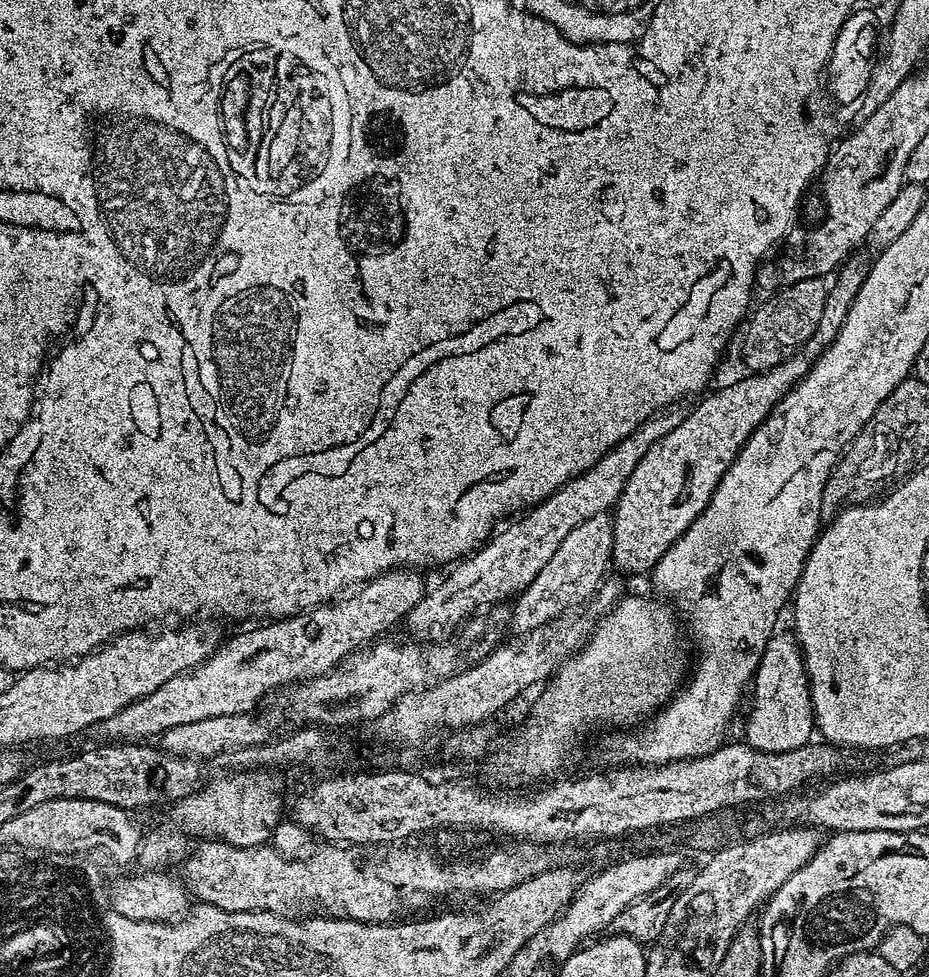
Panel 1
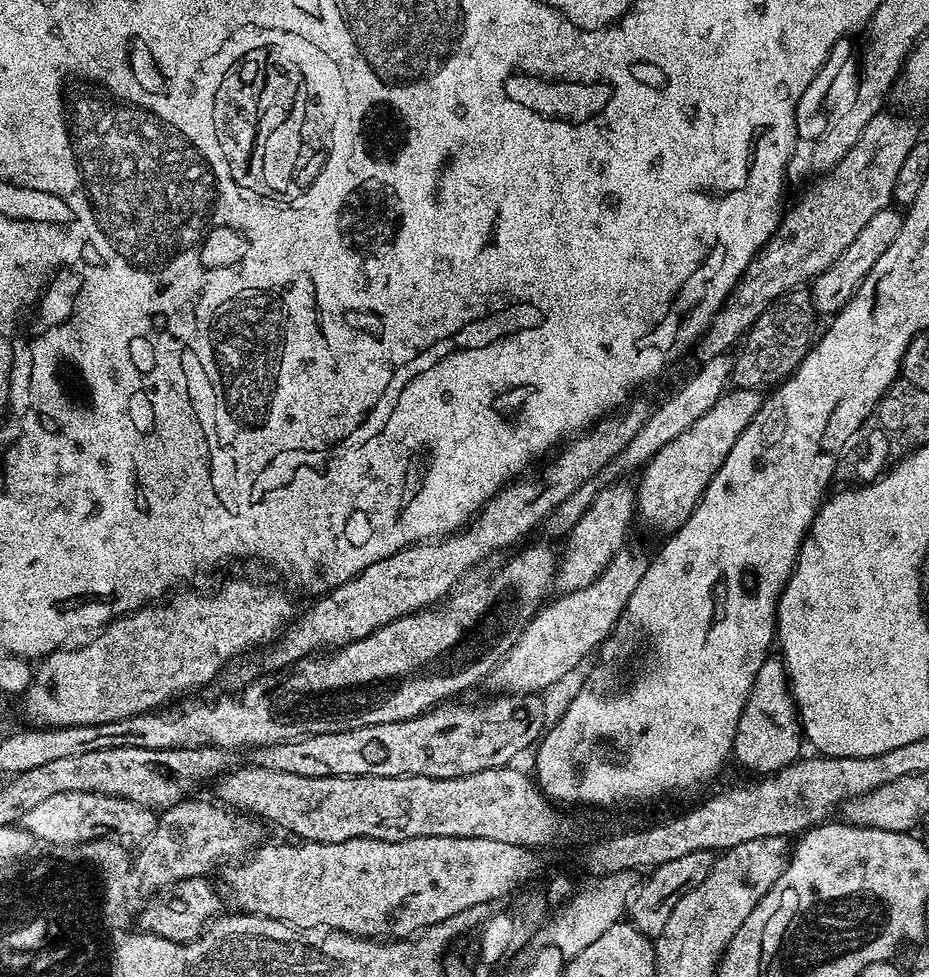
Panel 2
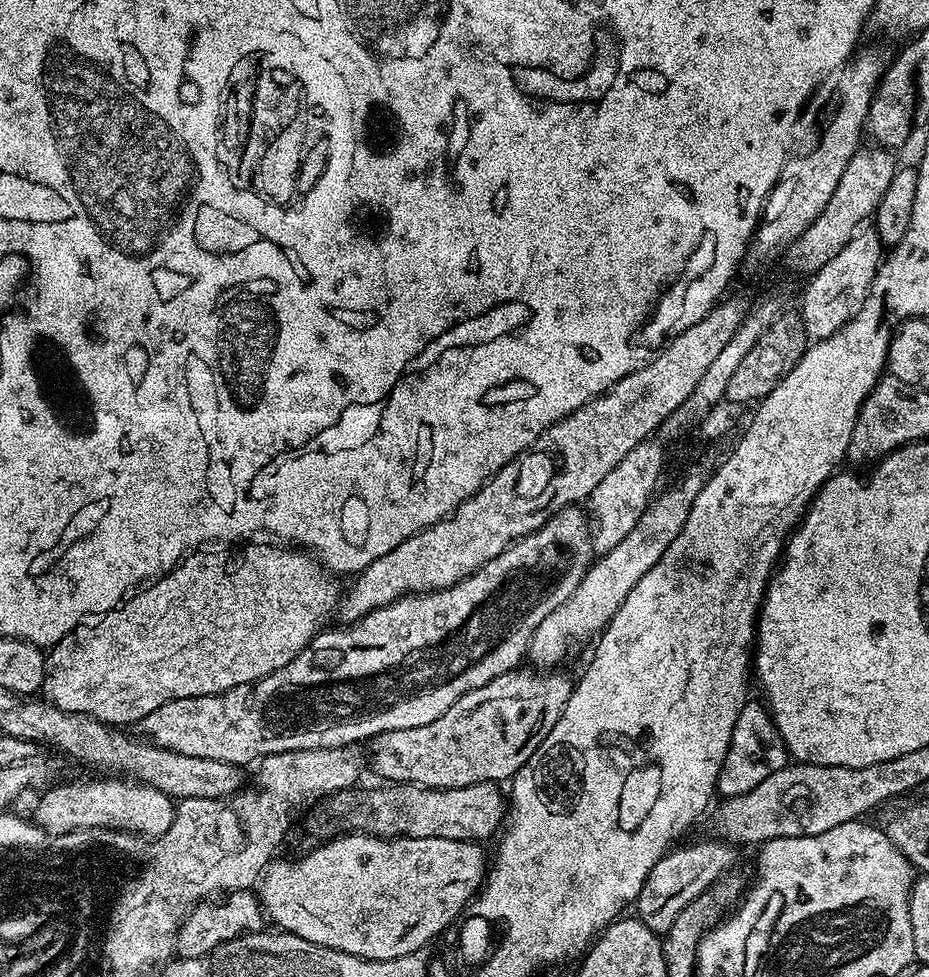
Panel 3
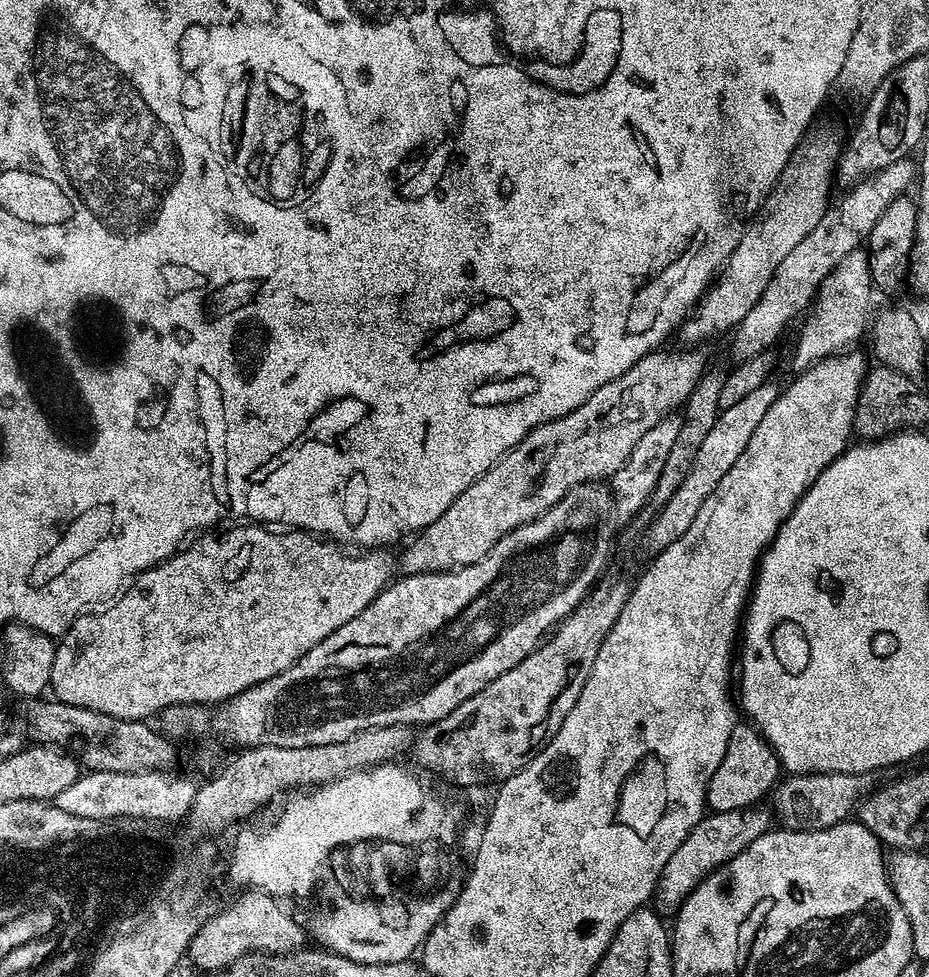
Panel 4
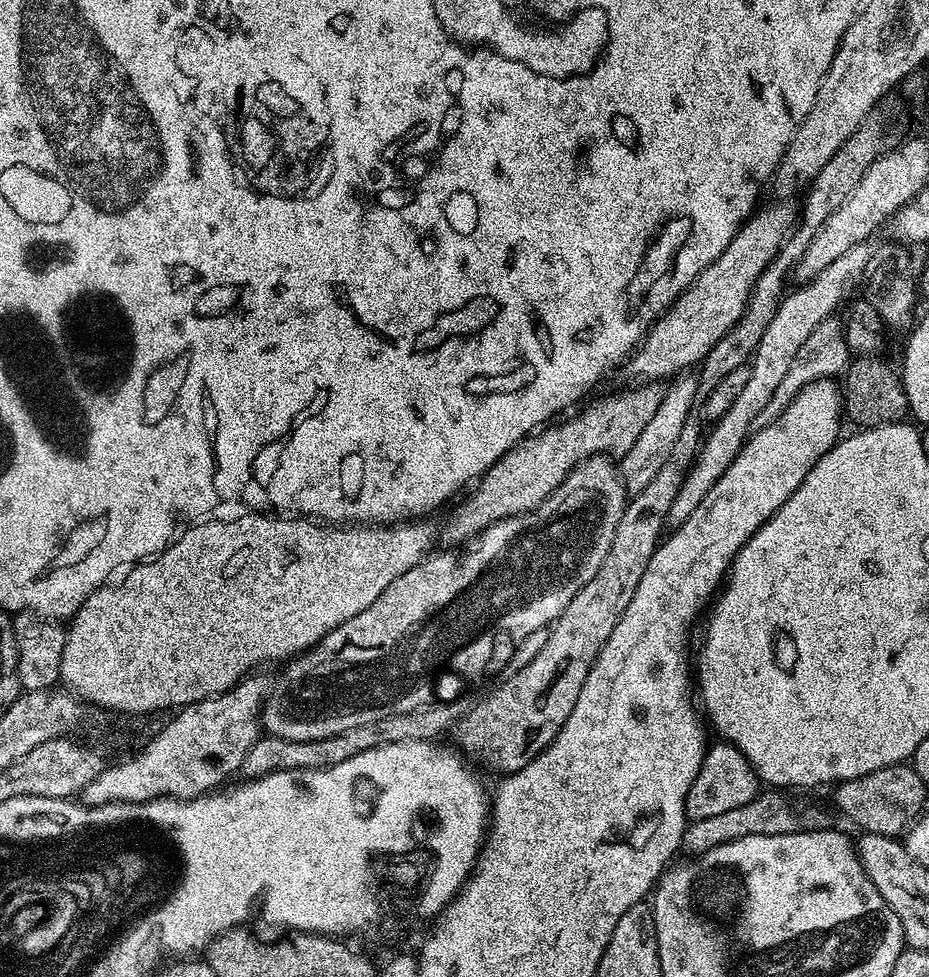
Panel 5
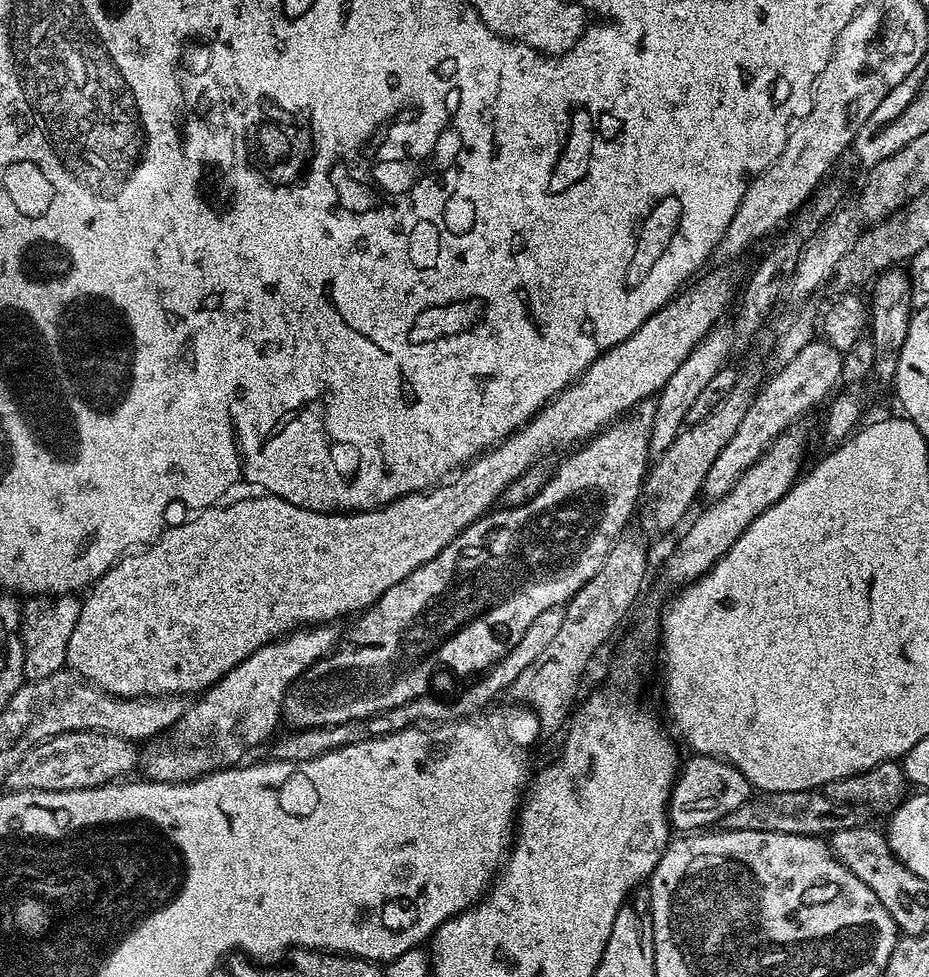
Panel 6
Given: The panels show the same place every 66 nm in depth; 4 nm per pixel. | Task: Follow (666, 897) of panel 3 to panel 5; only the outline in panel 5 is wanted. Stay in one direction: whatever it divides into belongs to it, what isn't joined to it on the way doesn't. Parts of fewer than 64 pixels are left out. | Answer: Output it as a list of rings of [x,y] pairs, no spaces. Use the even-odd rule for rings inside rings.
[[[770,788],[761,791],[754,799],[743,806],[738,806],[737,809],[726,810],[725,813],[716,814],[711,818],[691,821],[684,830],[683,849],[686,852],[690,851],[688,852],[690,854],[699,854],[726,841],[736,841],[740,837],[754,834],[784,834],[835,827],[835,813],[832,814],[826,807],[814,804],[800,817],[785,796],[787,796],[785,793]]]

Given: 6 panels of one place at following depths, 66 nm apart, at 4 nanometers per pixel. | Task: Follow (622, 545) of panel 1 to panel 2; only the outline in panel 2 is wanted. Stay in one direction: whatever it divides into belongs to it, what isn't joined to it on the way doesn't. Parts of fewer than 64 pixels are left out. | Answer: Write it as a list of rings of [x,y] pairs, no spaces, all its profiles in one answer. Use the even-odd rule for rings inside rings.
[[[733,387],[725,391],[724,395],[686,430],[674,438],[674,442],[666,442],[662,450],[658,450],[641,471],[640,484],[636,489],[637,517],[643,519],[650,527],[656,528],[663,534],[671,534],[685,524],[686,518],[698,506],[710,478],[726,462],[726,454],[730,454],[734,442],[750,426],[754,414],[764,404],[765,397],[760,392]]]

